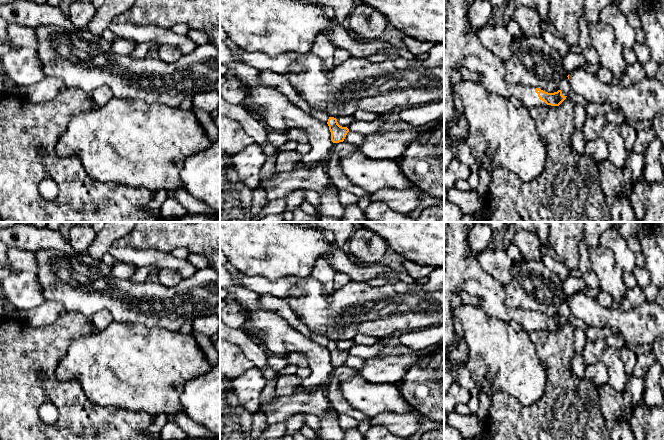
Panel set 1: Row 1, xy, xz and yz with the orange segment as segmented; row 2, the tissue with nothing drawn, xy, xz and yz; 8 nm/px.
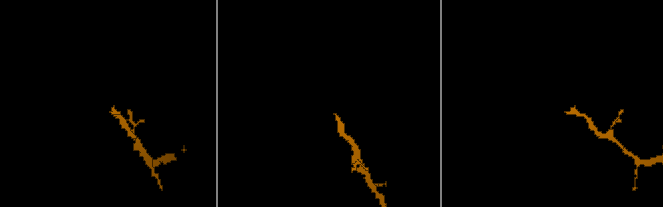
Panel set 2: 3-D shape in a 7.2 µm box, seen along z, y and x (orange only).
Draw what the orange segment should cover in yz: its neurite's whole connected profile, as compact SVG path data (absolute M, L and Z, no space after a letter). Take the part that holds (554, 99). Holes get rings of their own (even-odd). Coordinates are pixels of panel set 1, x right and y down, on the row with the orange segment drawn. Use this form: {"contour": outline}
{"contour": "M444 0L444 130L456 114L453 102L453 87L451 77L461 68L480 73L483 76L482 85L494 93L506 98L517 98L523 102L523 108L534 106L559 106L567 96L558 90L554 93L545 92L534 86L514 85L506 80L507 70L504 61L486 49L479 41L476 33L467 24L470 0Z"}

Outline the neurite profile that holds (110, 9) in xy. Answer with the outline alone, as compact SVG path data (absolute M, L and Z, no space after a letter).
M105 0L102 6L96 9L93 19L86 25L86 30L93 36L101 37L113 20L130 10L135 0Z

